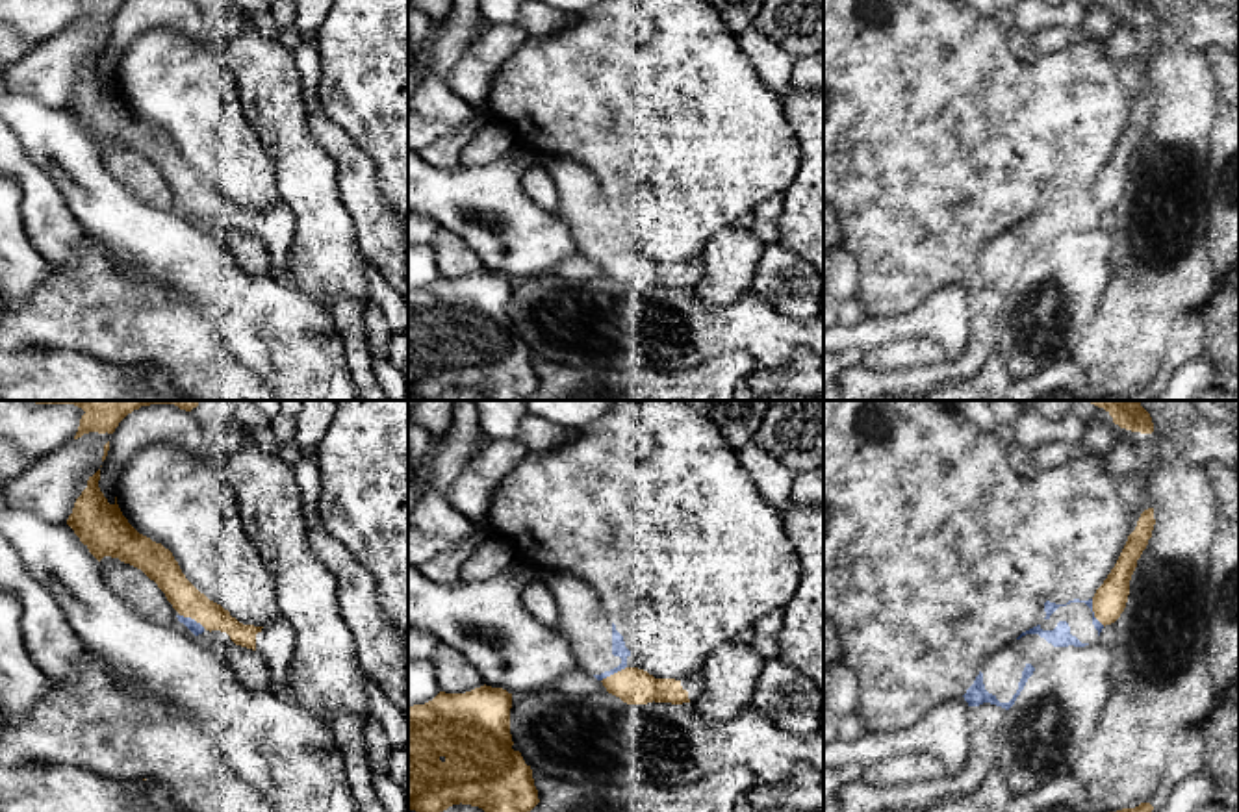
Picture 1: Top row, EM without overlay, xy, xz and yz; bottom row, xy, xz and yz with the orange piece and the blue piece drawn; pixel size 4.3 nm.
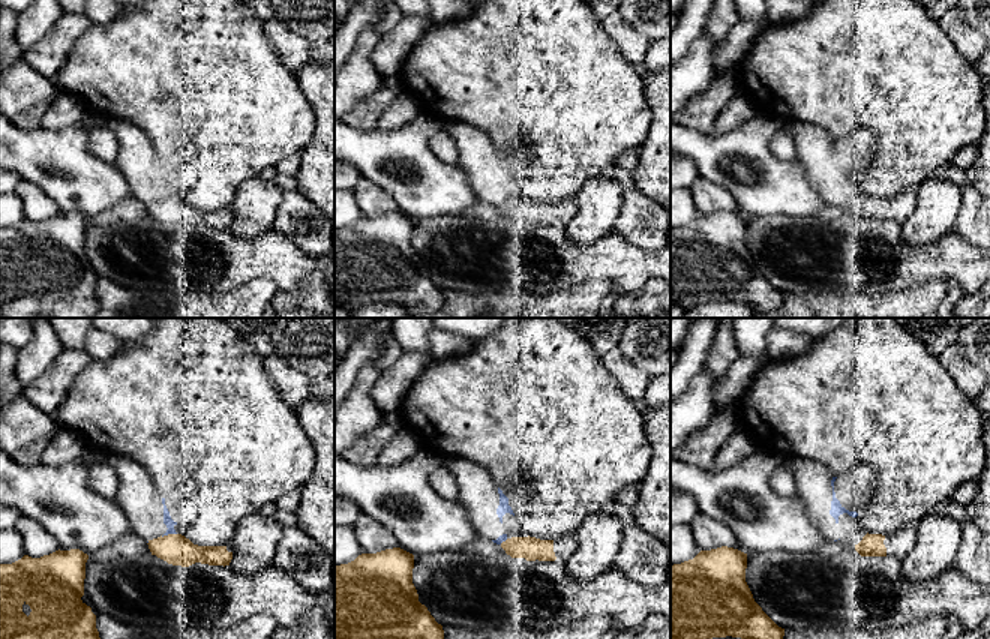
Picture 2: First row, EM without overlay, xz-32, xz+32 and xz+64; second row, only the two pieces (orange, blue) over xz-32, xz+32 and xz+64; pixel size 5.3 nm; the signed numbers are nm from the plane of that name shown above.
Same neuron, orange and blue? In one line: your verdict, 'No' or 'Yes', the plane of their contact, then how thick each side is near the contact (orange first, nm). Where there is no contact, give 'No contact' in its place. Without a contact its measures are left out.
Yes. Touches orange in yz. Thickness 140 nm (orange) against 50 nm

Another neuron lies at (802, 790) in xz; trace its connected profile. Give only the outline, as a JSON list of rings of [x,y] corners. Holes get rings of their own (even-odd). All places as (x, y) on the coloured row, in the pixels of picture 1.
[[[798,762],[775,784],[755,782],[747,793],[755,812],[788,808],[796,812],[824,812],[824,773],[807,762]]]

